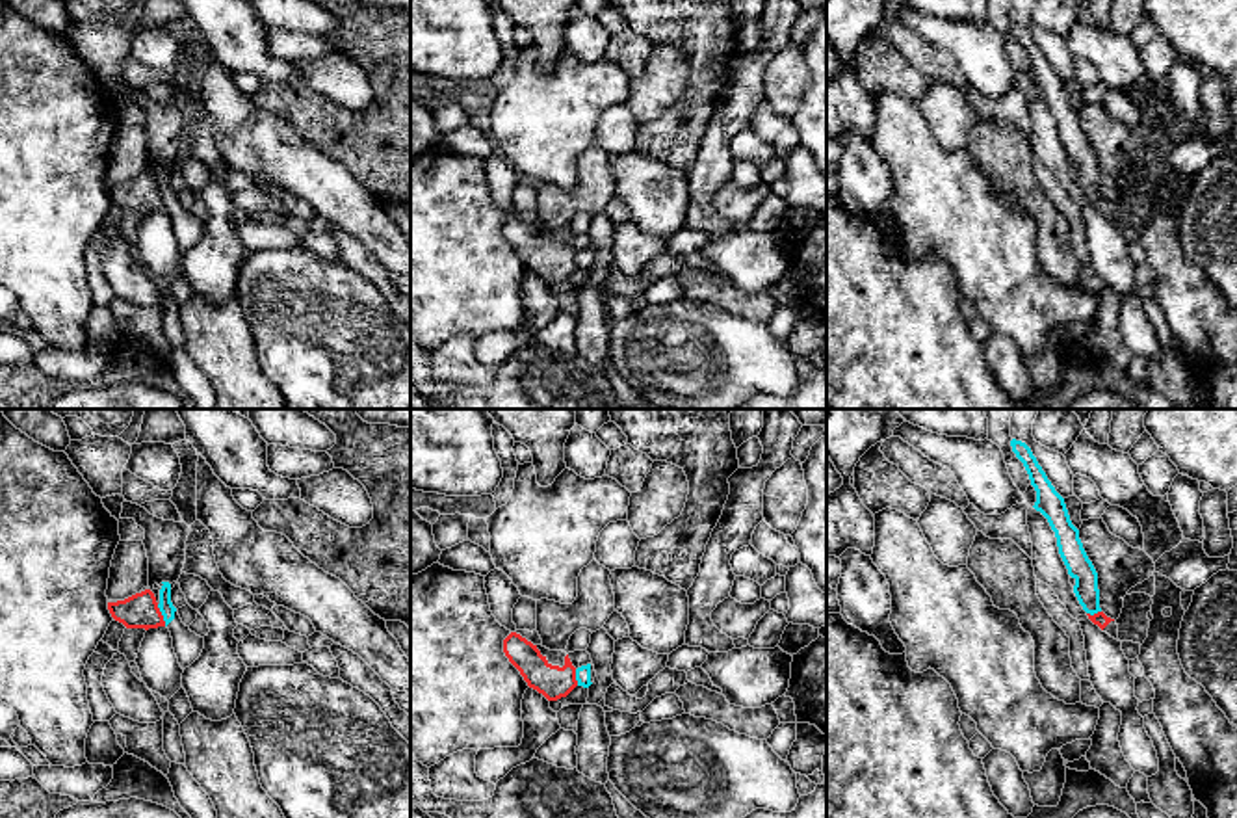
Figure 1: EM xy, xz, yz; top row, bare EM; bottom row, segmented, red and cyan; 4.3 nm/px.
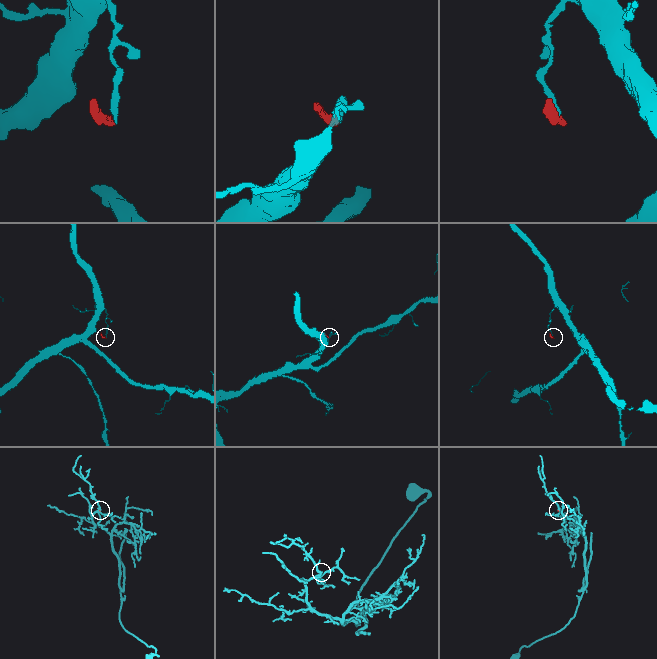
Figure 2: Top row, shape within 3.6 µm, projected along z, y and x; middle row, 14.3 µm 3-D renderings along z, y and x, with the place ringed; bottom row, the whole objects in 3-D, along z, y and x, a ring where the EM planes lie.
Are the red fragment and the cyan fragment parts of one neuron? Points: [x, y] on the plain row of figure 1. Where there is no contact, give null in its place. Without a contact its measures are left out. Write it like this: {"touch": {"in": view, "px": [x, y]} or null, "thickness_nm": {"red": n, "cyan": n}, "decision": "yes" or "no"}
{"touch": {"in": "xy", "px": [162, 199]}, "thickness_nm": {"red": 150, "cyan": 70}, "decision": "no"}

